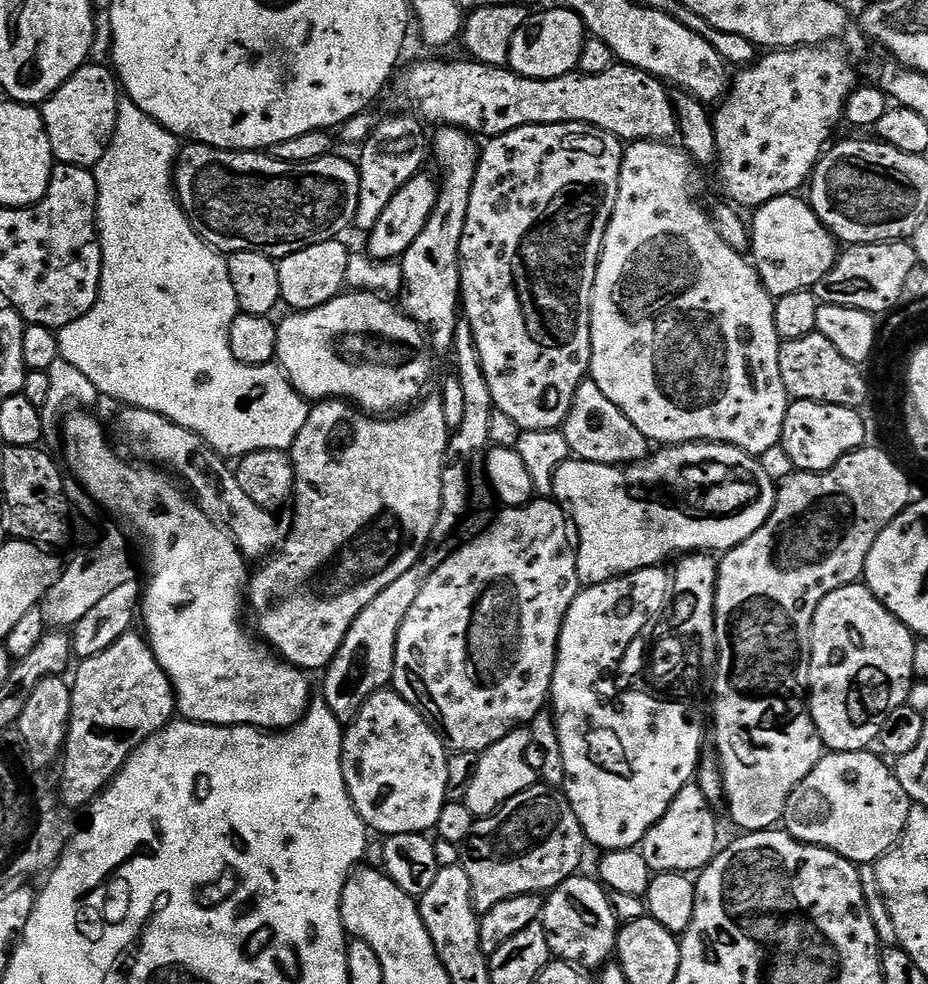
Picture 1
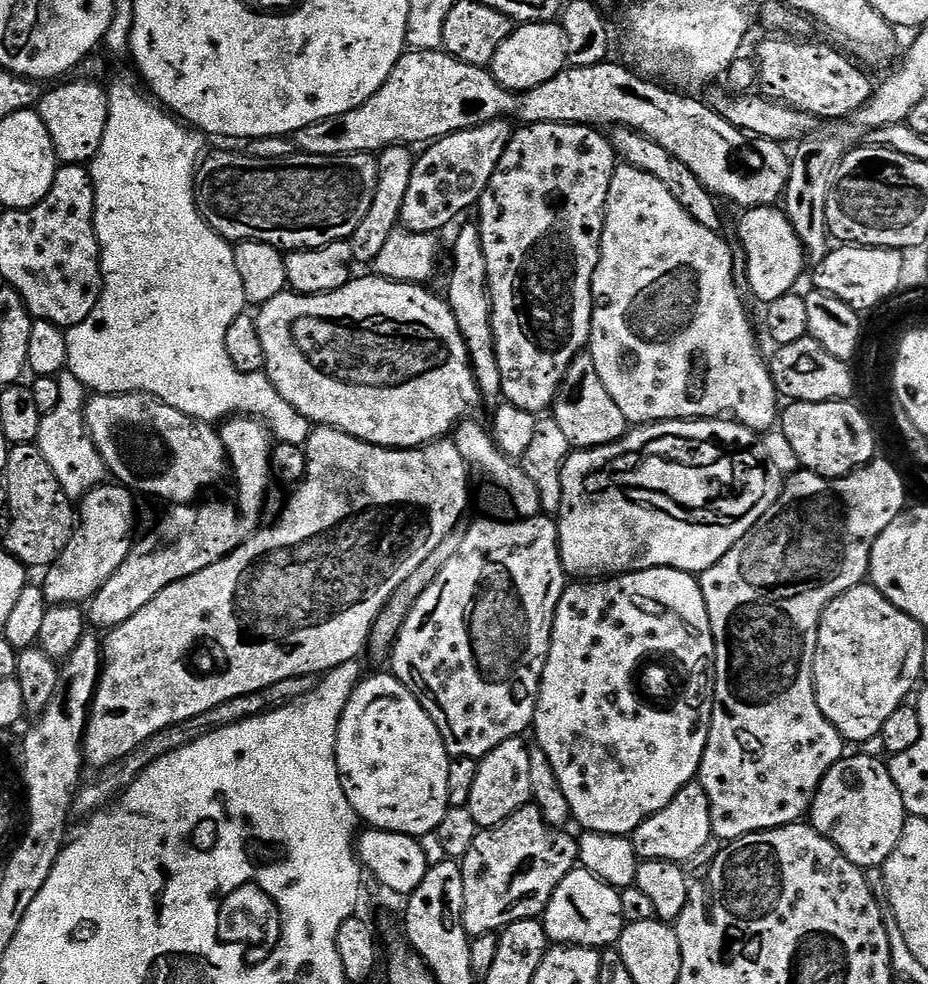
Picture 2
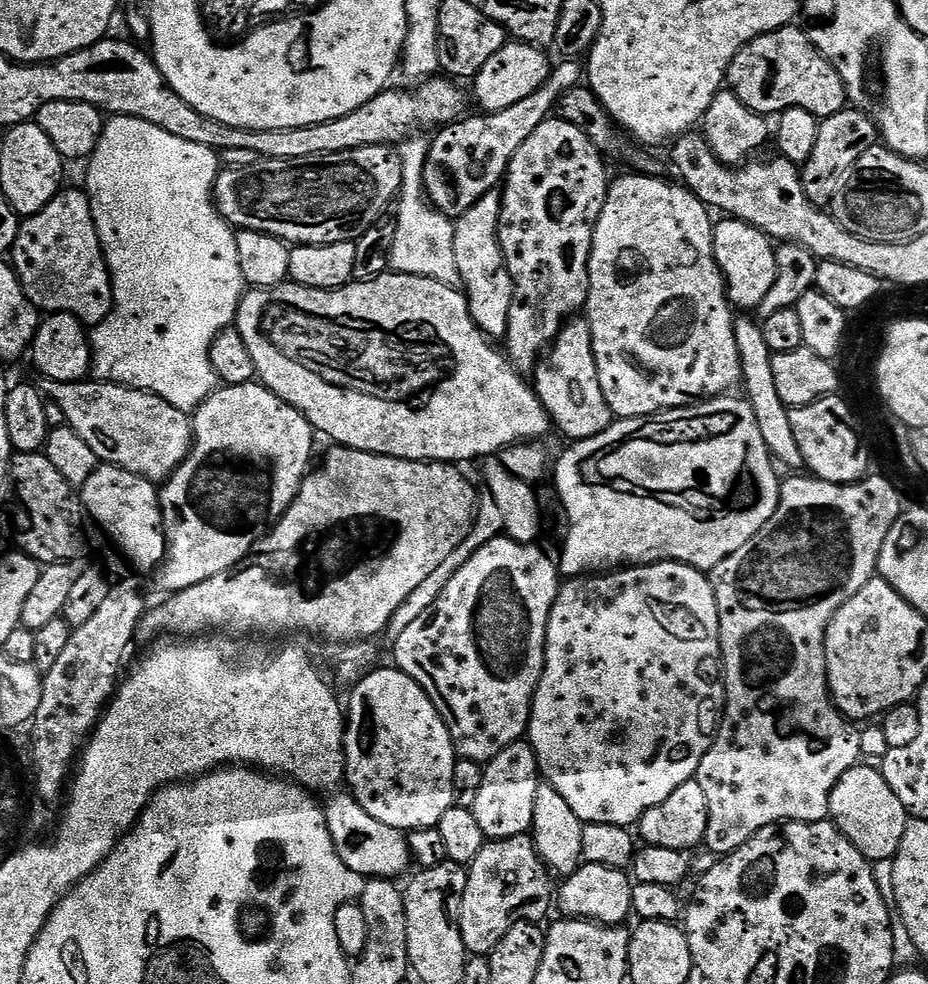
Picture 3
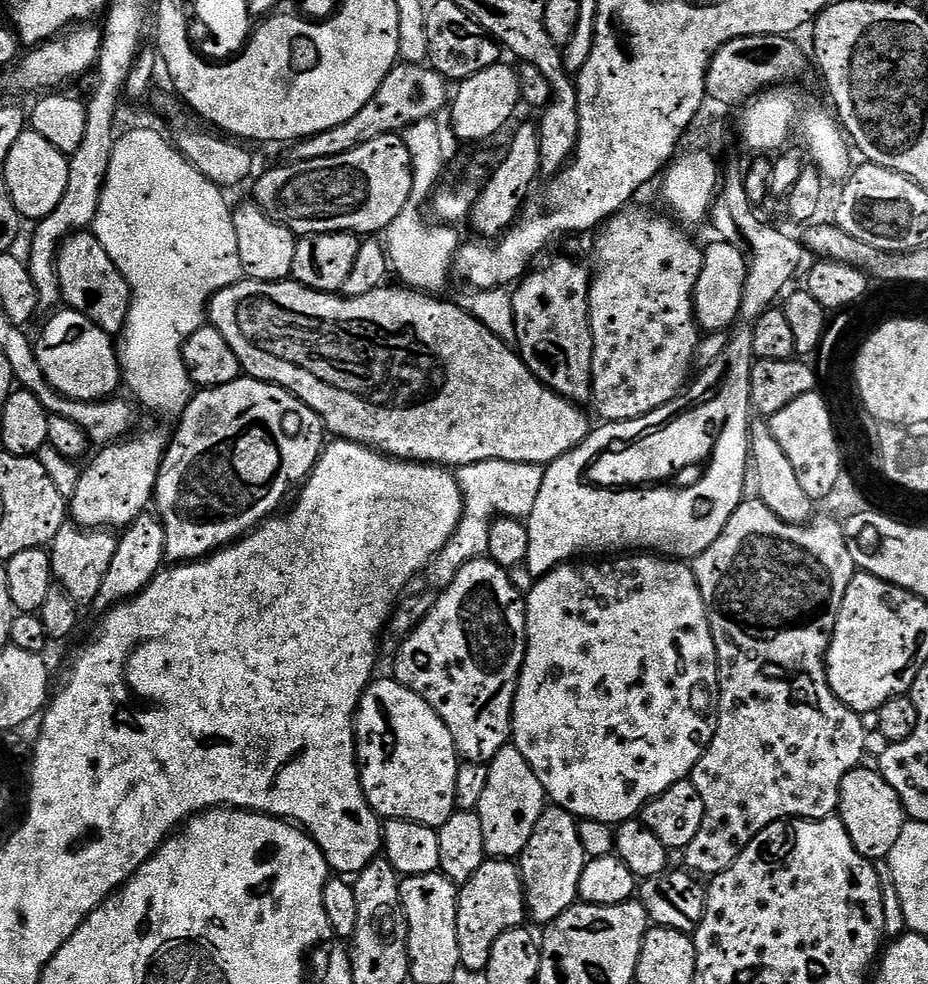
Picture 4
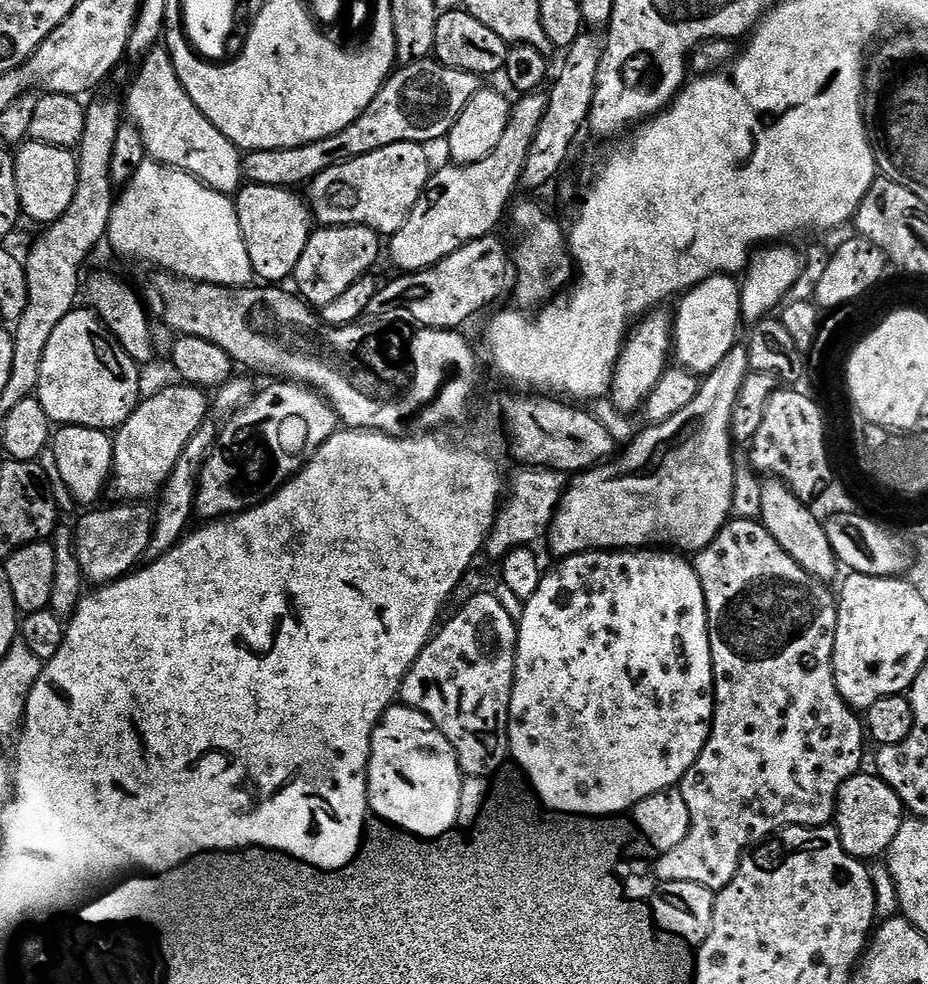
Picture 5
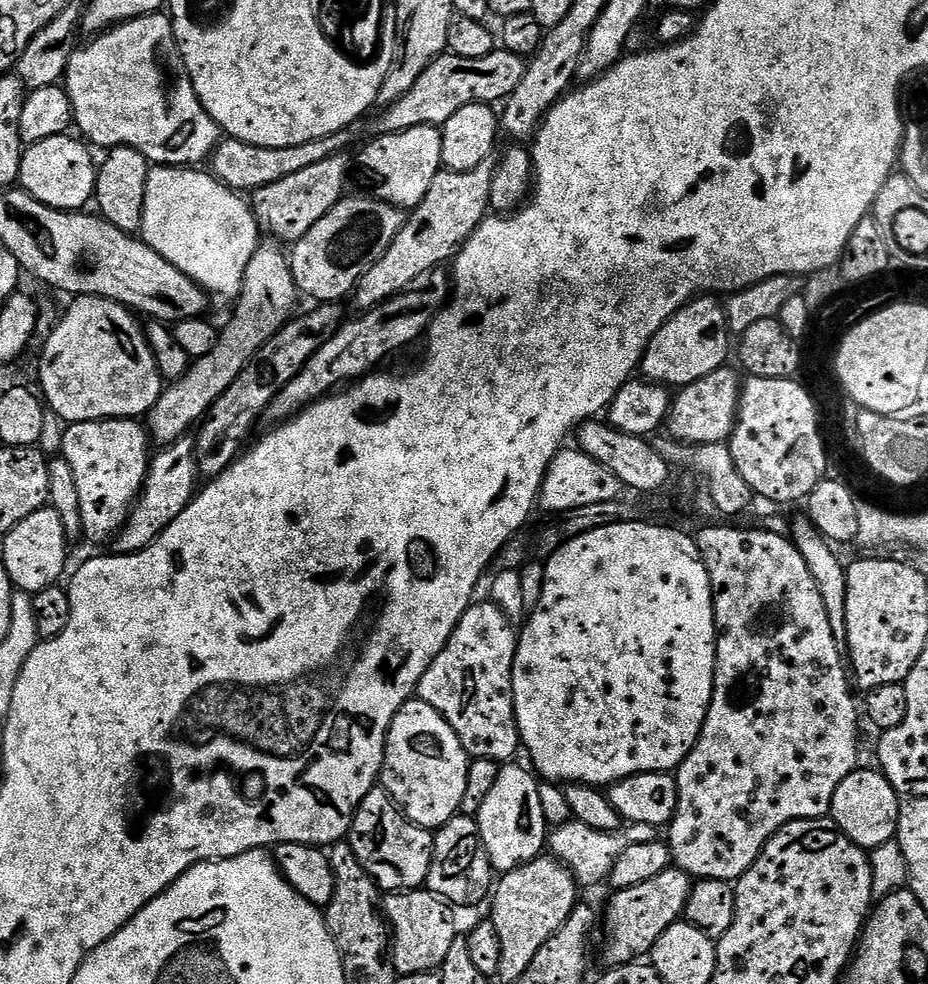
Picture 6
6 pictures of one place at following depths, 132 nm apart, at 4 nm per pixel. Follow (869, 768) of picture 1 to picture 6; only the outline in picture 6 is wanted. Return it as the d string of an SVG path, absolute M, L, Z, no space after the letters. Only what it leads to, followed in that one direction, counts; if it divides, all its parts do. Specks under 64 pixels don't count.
M857 767L834 790L830 819L844 835L851 838L859 848L871 850L883 844L893 843L898 836L900 805L902 797L890 786L883 772Z

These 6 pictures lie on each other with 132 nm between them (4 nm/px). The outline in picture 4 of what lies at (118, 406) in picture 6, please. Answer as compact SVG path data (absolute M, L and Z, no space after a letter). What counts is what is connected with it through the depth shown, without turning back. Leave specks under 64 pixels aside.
M71 310L63 311L52 314L57 316L50 317L40 337L35 337L34 351L42 374L55 392L61 392L71 400L90 402L115 397L122 377L118 348L113 337L94 326L90 318Z

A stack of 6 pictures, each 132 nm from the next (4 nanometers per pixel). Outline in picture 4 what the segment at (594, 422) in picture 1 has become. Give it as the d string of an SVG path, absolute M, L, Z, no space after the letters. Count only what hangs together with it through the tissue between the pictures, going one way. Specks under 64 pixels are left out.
M560 256L545 268L529 271L512 292L516 343L524 365L547 388L577 406L592 399L592 327L588 309L590 272Z

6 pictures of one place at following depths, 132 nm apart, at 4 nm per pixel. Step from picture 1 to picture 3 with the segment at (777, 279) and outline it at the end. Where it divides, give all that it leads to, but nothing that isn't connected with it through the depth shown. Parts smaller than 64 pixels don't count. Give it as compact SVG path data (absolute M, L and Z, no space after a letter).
M724 218L713 227L712 246L728 294L728 303L736 310L755 310L770 292L776 277L776 248L765 232L759 232L741 220Z

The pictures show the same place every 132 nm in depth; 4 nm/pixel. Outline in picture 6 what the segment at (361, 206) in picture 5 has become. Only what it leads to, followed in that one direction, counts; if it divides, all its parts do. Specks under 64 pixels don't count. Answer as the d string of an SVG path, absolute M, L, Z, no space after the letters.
M414 126L405 132L385 132L360 156L360 176L372 184L371 191L385 204L401 210L419 206L430 190L430 182L442 170L443 131L436 126Z

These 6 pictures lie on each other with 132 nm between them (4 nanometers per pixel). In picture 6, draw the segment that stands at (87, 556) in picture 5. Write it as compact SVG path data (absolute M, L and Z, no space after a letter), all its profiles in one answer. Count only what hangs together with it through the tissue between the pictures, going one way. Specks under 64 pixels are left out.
M181 438L167 445L160 453L151 457L148 465L148 476L144 487L134 505L129 511L128 521L120 529L120 535L114 541L115 551L120 554L141 552L150 546L162 533L168 529L170 522L186 510L192 497L198 491L198 469L196 466L196 449L193 441Z

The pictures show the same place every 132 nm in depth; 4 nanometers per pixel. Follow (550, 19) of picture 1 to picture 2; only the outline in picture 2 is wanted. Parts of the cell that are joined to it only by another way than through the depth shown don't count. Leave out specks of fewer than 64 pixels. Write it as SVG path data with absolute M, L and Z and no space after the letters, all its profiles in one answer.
M524 22L513 27L510 38L498 46L498 54L494 54L490 71L497 82L511 92L529 92L542 82L550 82L560 72L564 71L566 58L566 42L564 31L556 22Z

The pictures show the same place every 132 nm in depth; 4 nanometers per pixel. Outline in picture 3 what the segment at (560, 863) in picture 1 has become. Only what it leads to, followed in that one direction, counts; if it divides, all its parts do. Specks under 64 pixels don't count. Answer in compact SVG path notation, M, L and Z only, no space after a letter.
M531 835L488 840L467 870L466 890L460 903L460 933L464 949L472 956L488 956L510 926L523 920L543 921L548 907L553 907L553 877L536 853Z

